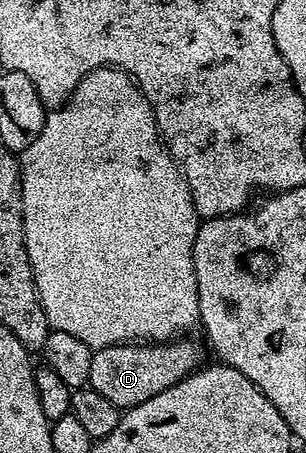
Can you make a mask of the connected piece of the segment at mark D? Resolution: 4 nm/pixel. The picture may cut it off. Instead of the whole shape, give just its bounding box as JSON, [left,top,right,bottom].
[89,336,204,408]

